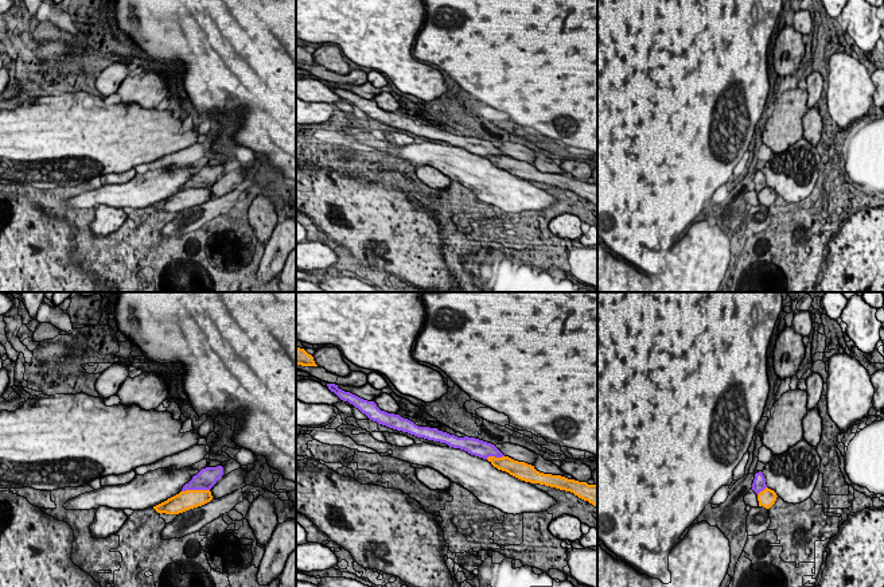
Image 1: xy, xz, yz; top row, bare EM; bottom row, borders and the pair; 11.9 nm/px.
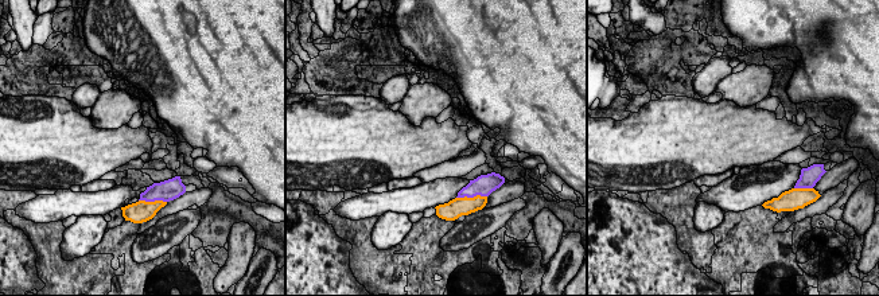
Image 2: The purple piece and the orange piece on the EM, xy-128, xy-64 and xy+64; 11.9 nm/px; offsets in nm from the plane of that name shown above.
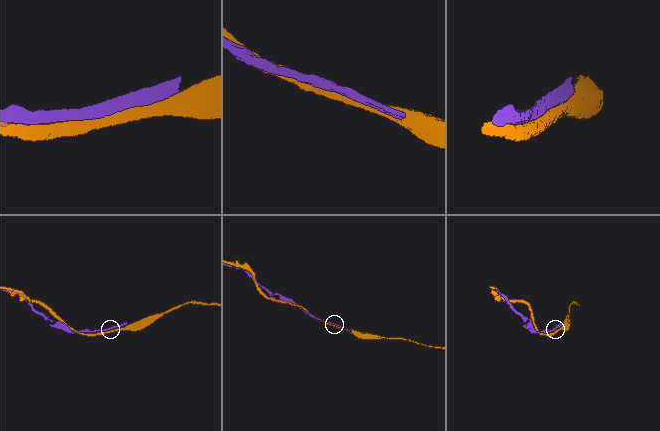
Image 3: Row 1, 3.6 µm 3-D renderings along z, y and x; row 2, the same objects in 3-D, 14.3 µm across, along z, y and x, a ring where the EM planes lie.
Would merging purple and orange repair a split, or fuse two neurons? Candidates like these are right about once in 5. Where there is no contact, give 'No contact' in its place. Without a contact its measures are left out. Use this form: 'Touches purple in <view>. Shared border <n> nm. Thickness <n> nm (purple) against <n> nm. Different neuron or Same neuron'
Touches purple in xy. Shared border 340 nm. Thickness 240 nm (purple) against 240 nm. Same neuron

